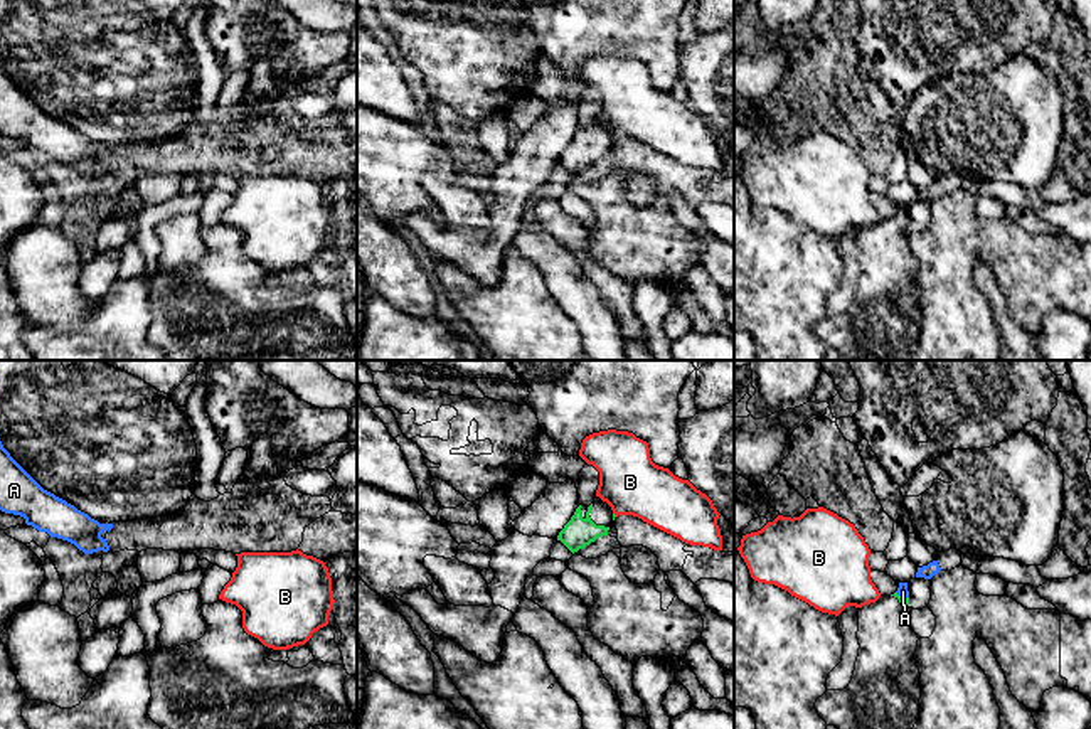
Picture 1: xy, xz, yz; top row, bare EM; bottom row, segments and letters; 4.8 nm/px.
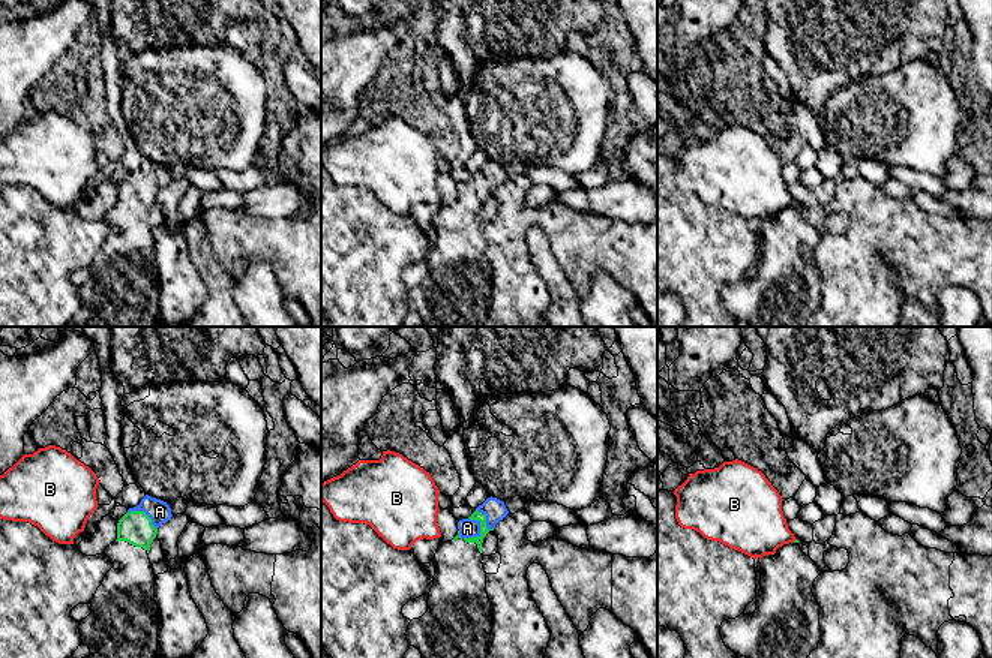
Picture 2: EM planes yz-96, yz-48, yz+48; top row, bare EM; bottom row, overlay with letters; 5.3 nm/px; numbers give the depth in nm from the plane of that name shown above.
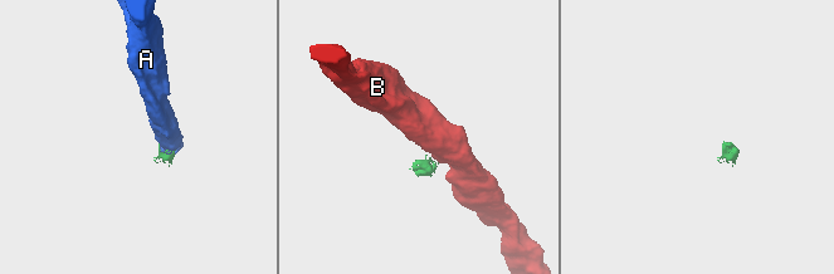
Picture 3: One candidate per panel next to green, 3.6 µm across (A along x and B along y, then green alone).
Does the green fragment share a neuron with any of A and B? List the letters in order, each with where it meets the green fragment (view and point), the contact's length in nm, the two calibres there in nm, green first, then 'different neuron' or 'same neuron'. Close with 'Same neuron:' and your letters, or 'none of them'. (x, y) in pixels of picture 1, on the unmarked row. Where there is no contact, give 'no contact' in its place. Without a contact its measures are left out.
A: yz (903, 221) | 70 nm | 50/50 nm | same neuron
B: no contact | different neuron
Same neuron: A

